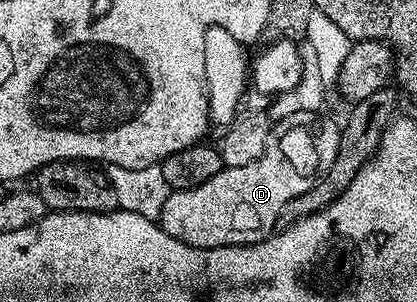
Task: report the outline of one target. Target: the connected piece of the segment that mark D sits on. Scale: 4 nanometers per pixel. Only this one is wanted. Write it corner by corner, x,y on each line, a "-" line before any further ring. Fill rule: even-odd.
299,111
298,114
274,120
267,135
267,147
263,155
255,159
255,163
247,163
247,167
223,167
219,175
207,179
207,183
199,183
199,187
172,190
159,216
161,229
167,231
167,235
200,249
254,245
256,241
265,240
277,229
279,211
283,211
283,207
295,199
295,195
303,195
309,190
318,177
328,171
335,159
335,151
339,151
341,130
338,122
321,116
320,112

